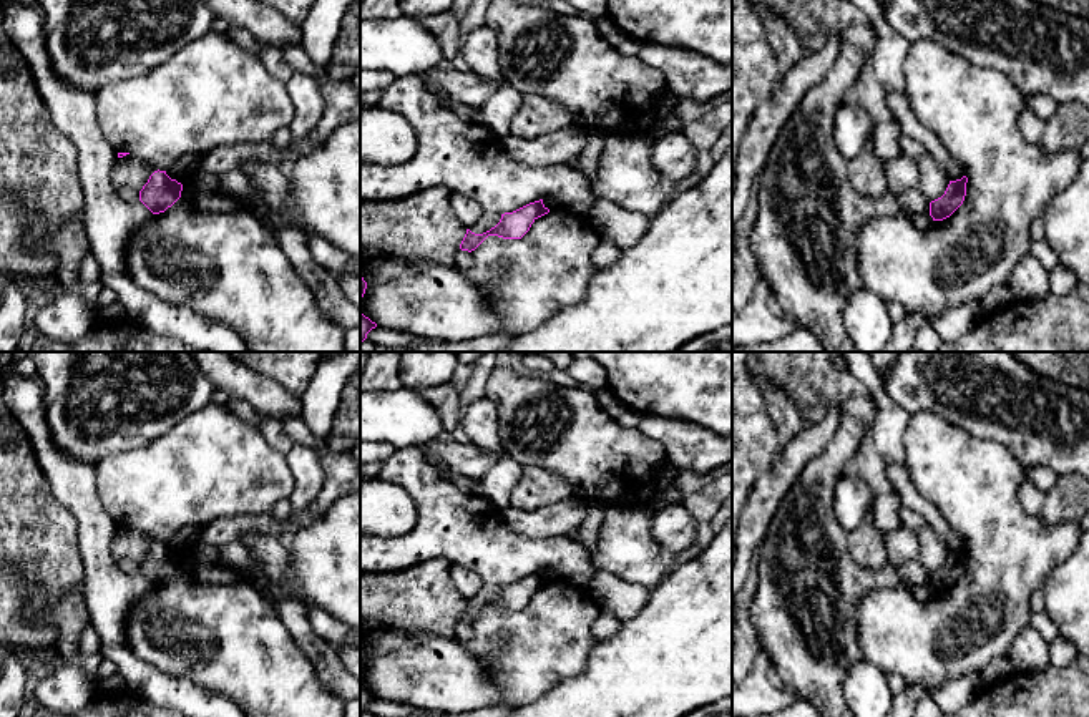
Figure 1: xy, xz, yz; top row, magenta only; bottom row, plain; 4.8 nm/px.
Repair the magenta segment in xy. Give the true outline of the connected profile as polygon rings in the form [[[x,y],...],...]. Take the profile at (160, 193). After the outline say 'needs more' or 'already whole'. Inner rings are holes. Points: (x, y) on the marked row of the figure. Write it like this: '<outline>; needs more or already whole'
[[[154,171],[139,191],[139,201],[153,212],[159,214],[181,198],[183,184],[171,179],[166,171]]]; already whole

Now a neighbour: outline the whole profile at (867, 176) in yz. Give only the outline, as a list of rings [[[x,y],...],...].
[[[872,129],[862,151],[847,161],[847,171],[852,188],[872,199],[888,194],[888,181],[885,176],[883,163],[875,156],[872,148]]]

